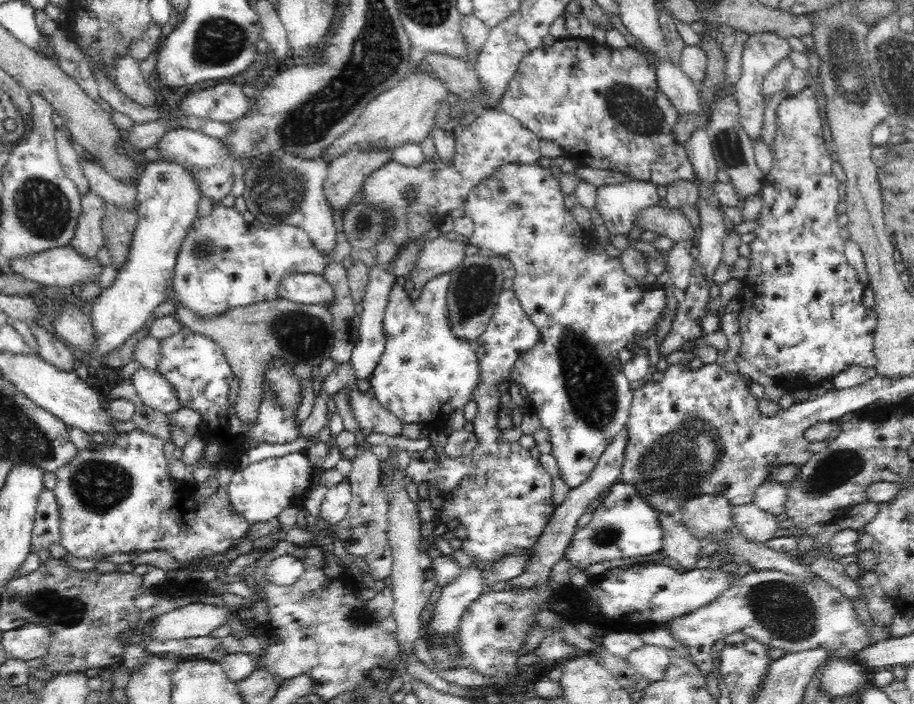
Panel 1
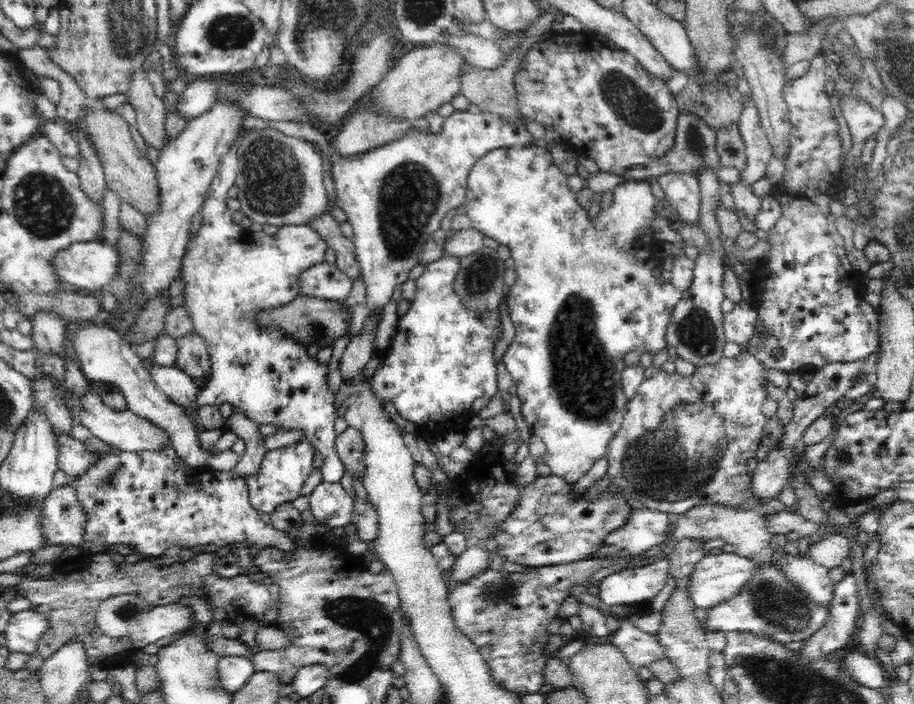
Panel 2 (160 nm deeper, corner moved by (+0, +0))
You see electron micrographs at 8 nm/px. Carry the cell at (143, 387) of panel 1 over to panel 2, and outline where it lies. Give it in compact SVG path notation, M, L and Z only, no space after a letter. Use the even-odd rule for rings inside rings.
M149 364L149 371L156 383L156 389L164 392L168 400L185 409L193 408L194 400L199 390L195 386L190 375L180 371L180 368L172 366L160 366Z

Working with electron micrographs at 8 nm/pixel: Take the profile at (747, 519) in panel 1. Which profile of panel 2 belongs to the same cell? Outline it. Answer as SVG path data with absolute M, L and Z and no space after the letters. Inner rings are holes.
M791 511L766 514L766 522L768 531L775 536L795 532L800 537L809 538L820 533L823 528L820 523L809 521L802 517L801 514Z

